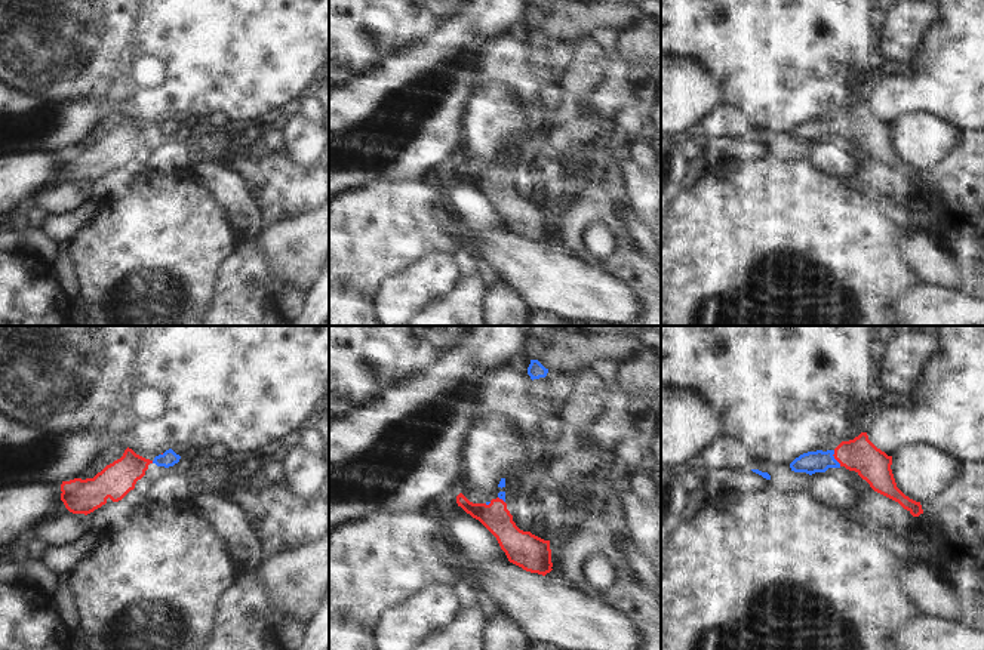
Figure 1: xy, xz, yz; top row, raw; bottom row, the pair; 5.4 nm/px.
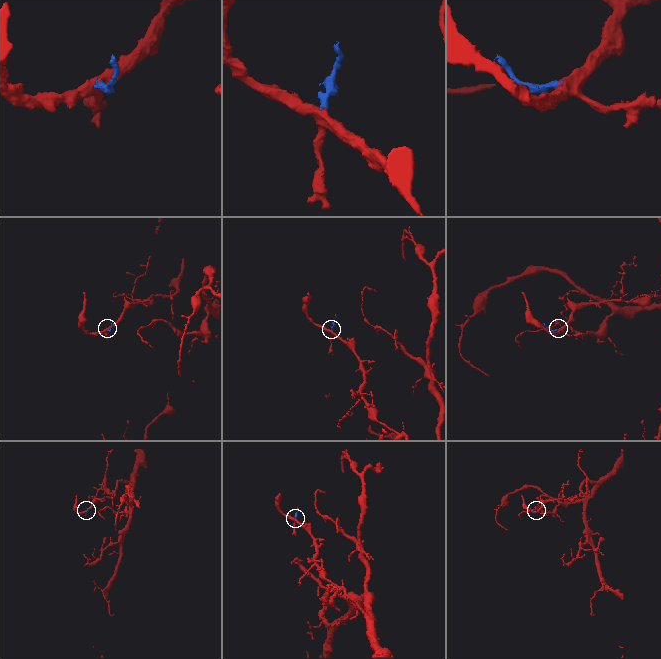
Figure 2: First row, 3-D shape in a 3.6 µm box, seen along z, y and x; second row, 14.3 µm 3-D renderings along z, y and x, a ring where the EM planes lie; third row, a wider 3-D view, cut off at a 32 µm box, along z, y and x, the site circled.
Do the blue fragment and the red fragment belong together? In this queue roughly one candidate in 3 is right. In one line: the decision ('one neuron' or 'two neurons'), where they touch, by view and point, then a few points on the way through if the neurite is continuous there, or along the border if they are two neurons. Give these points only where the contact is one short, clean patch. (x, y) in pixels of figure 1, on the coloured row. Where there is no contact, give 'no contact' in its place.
one neuron; meets blue in yz at (833, 458); runs through yz (811, 462), (833, 458), (860, 455)

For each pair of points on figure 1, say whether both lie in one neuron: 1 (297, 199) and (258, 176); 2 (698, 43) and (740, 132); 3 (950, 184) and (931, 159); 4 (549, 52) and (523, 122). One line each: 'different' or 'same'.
1: same
2: different
3: different
4: different

